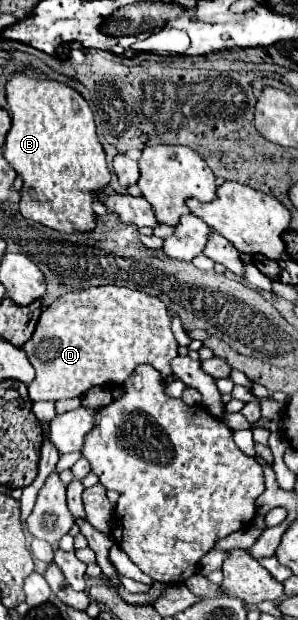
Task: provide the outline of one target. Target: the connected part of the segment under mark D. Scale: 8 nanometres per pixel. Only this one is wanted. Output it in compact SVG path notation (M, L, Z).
M104 285L90 287L78 293L66 293L62 299L56 299L38 319L32 339L24 345L28 361L36 369L36 379L30 383L28 393L32 401L58 401L84 395L90 387L116 387L122 385L140 363L148 363L160 371L162 379L172 375L170 361L178 355L178 343L170 329L170 315L160 303L158 297L150 297L142 291Z

